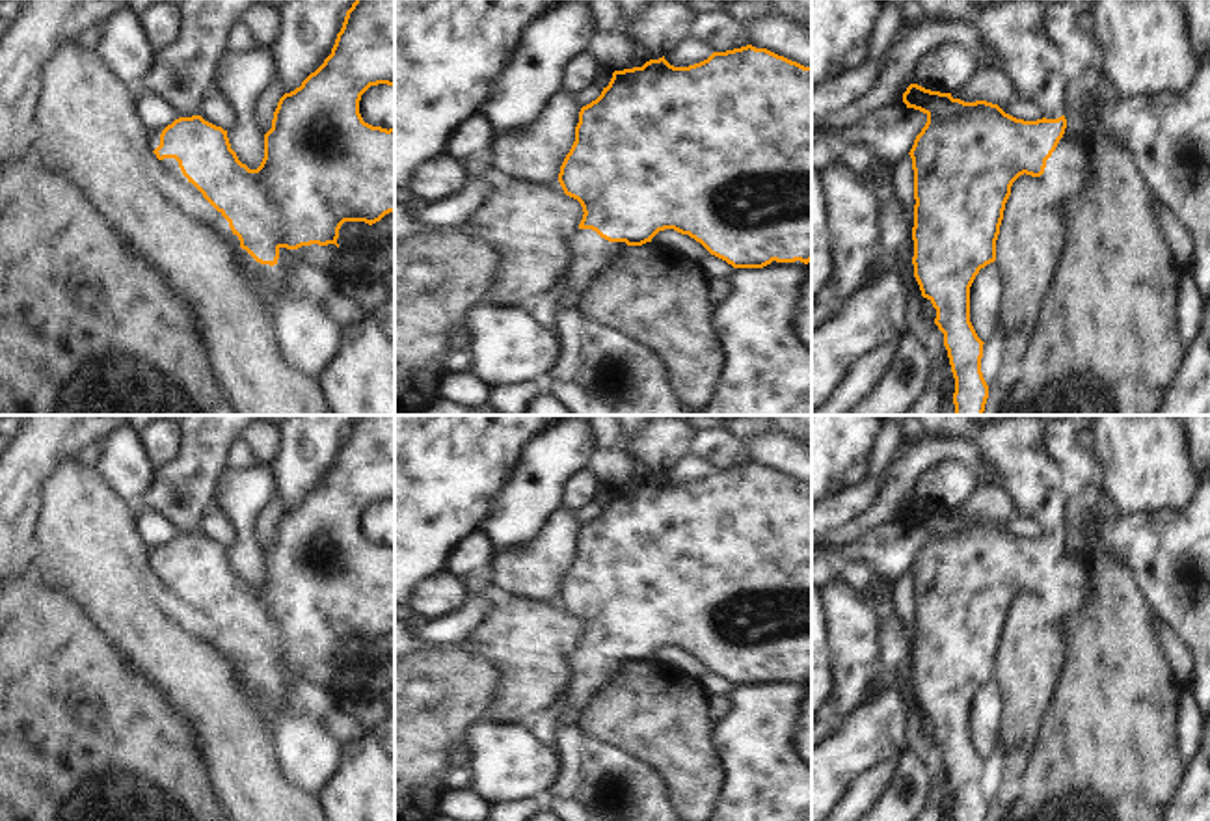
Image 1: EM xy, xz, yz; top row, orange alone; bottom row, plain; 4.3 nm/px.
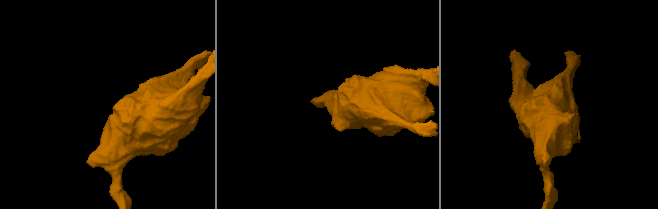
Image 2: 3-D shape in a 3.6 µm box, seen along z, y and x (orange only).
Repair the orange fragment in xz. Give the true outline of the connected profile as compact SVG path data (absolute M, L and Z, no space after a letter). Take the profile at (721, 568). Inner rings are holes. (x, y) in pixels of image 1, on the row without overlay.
M746 462L726 469L713 469L707 477L689 484L674 484L663 473L646 478L642 484L614 488L601 512L581 525L575 559L560 583L558 599L566 612L581 620L585 629L571 661L571 680L566 685L566 706L560 713L560 724L579 722L586 704L609 683L622 665L652 659L665 646L689 652L711 672L733 685L763 685L773 678L800 678L808 681L812 678L812 484L804 484L767 465Z

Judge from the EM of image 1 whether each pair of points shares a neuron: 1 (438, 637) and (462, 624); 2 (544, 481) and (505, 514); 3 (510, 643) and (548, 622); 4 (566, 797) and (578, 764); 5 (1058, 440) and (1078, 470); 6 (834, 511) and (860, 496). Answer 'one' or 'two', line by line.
1: one
2: one
3: one
4: one
5: one
6: one

